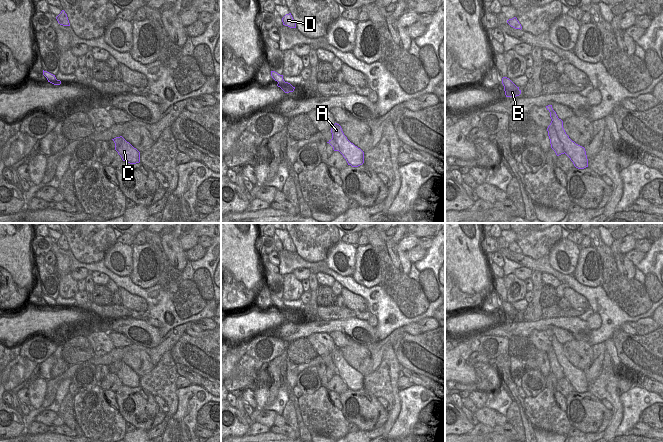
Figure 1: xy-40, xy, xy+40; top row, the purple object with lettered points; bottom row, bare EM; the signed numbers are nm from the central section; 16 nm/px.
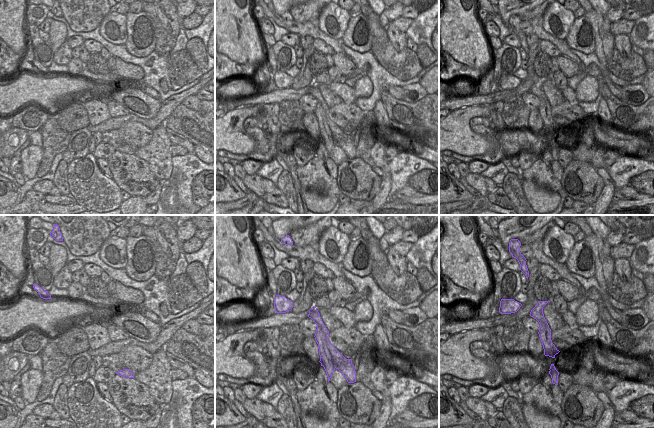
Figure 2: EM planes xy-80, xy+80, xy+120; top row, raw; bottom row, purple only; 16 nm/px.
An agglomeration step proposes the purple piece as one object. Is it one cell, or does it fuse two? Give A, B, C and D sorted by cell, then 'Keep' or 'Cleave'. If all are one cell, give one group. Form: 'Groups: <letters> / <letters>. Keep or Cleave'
Groups: A B C / D. Cleave

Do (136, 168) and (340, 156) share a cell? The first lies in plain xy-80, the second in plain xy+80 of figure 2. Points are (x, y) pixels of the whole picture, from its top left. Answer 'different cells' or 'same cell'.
different cells

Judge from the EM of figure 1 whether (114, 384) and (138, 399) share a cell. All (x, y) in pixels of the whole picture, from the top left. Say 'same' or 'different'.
different

